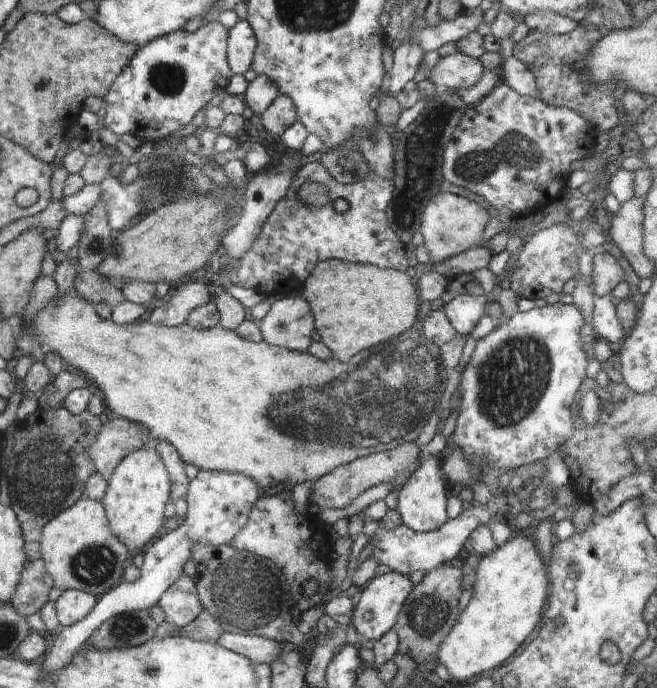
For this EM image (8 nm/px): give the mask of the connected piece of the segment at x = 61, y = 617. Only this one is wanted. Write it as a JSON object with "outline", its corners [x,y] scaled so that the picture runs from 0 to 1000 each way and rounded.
{"outline":[[[105,856],[84,875],[87,901],[96,911],[126,901],[146,879],[149,869],[129,859]]]}

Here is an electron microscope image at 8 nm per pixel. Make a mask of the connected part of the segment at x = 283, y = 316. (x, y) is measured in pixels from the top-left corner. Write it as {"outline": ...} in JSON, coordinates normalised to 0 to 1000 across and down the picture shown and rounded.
{"outline":[[[435,430],[423,436],[393,471],[408,501],[467,513],[476,496],[479,467],[469,439],[460,432]]]}

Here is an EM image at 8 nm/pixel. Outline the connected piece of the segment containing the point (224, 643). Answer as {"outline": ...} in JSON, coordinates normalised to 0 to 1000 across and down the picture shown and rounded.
{"outline":[[[339,919],[330,932],[339,942],[370,952],[387,965],[416,965],[428,951],[428,936],[416,929],[402,929],[385,923]]]}

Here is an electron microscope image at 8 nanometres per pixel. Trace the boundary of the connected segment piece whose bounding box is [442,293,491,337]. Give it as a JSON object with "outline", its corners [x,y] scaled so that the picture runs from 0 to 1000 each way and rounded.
{"outline":[[[738,426],[729,430],[717,427],[693,432],[674,448],[677,459],[688,471],[697,487],[715,488],[731,462],[740,451],[740,442],[746,438]]]}

